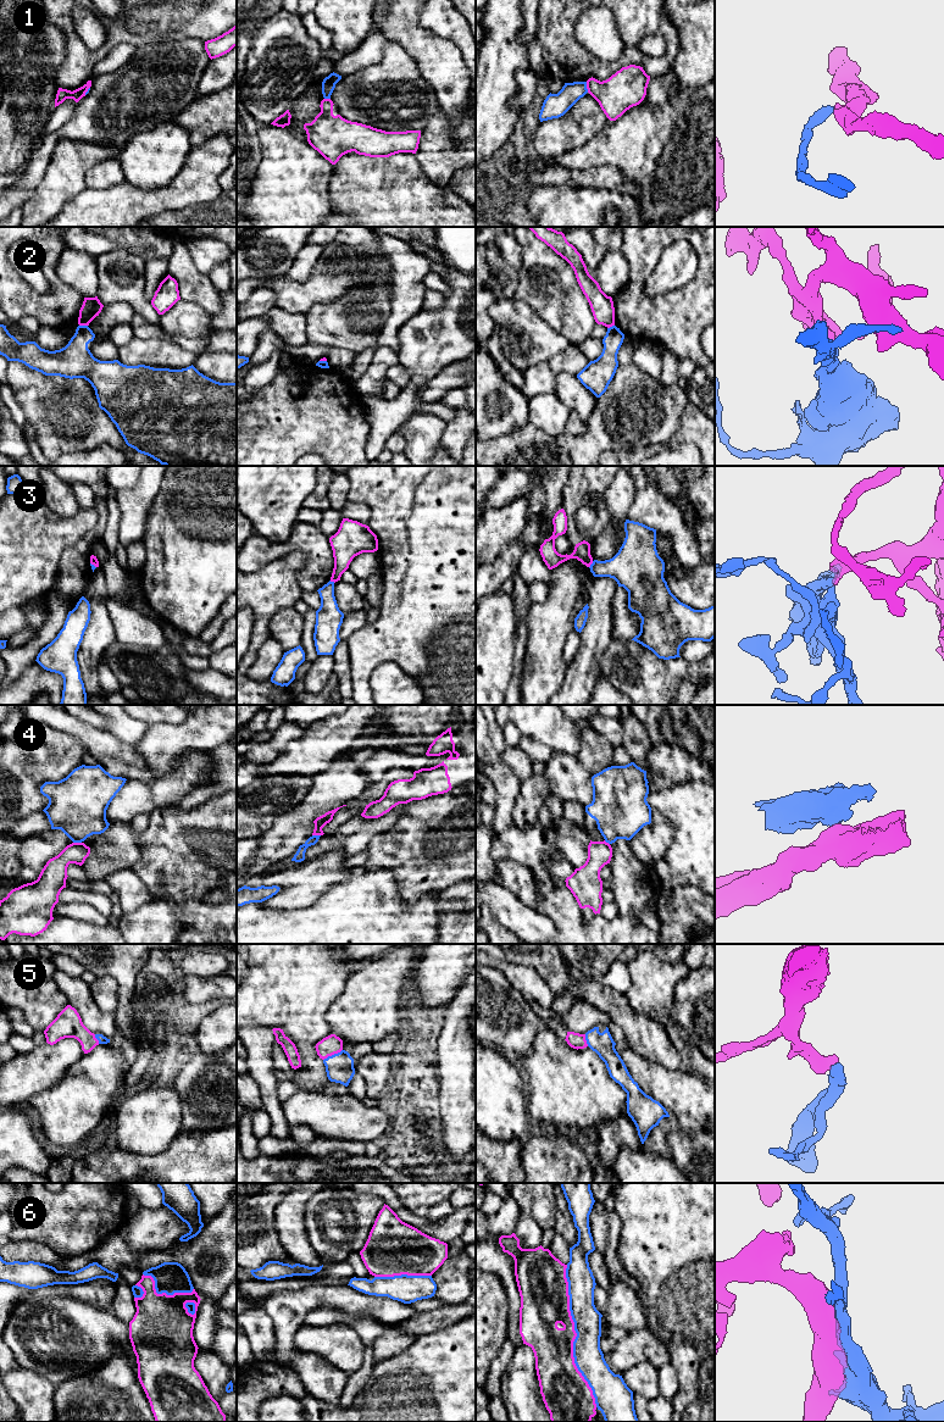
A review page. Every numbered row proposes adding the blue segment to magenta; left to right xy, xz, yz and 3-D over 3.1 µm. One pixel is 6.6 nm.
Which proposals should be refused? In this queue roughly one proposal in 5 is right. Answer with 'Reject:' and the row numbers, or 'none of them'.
Reject: 1, 2, 3, 4, 6

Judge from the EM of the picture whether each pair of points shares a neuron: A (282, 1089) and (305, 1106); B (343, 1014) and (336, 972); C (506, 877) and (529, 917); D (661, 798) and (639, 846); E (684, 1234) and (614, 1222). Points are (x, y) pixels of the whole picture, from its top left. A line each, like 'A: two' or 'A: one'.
A: two
B: two
C: two
D: two
E: two

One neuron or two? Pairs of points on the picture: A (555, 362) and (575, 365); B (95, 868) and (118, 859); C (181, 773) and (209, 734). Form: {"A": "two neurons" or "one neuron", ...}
{"A": "one neuron", "B": "one neuron", "C": "two neurons"}

